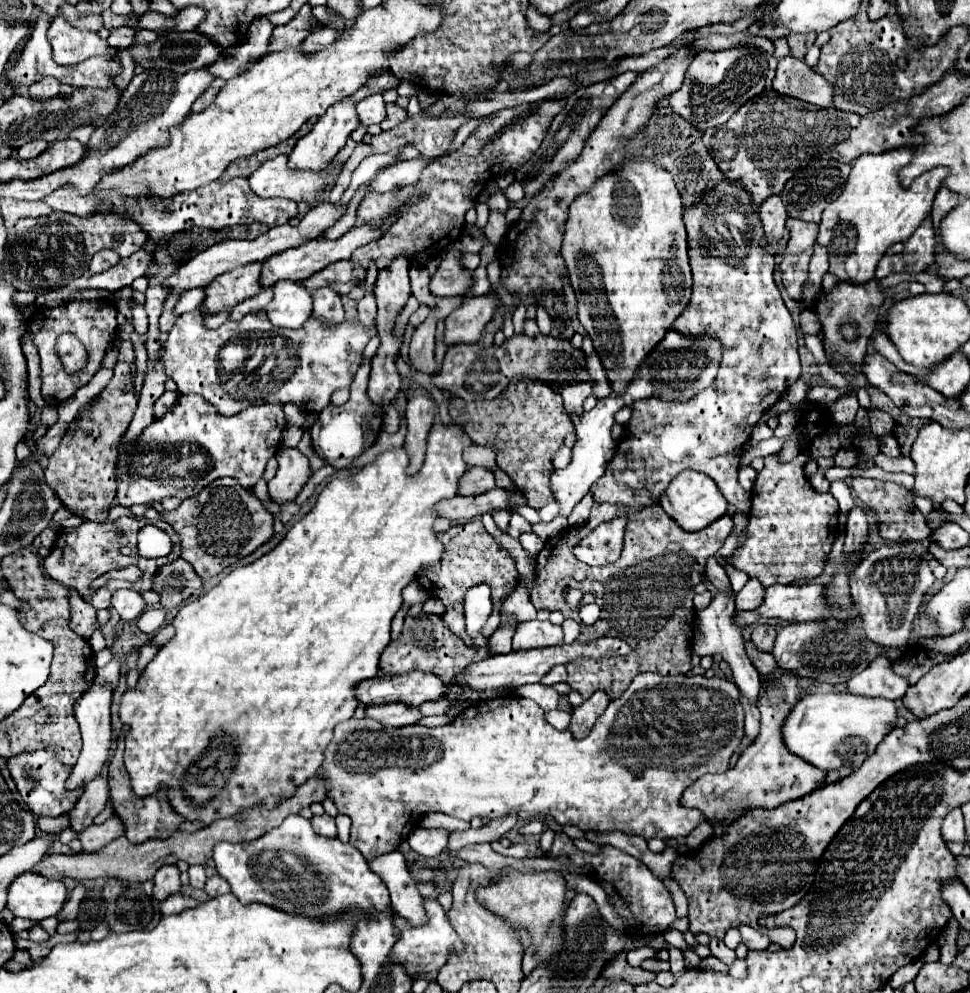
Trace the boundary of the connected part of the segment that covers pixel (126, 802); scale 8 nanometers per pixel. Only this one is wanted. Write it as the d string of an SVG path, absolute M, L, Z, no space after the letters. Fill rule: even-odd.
M125 731L121 733L121 739L119 739L119 747L111 759L111 765L109 765L109 787L111 787L111 799L113 799L113 809L115 813L123 819L125 823L125 829L127 829L127 839L133 843L133 845L139 845L139 843L145 843L147 839L167 839L173 831L177 831L177 827L183 823L183 817L179 817L169 801L167 801L167 791L159 791L147 799L139 799L133 791L131 791L131 785L129 785L129 775L125 771L125 765L123 765L123 735Z

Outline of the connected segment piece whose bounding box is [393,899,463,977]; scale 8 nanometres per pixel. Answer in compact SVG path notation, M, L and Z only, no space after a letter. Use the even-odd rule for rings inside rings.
M425 899L425 909L427 909L427 923L423 927L411 927L405 919L395 915L395 927L399 929L399 941L393 949L393 959L407 969L409 977L415 977L419 973L435 975L447 961L447 955L451 953L451 949L463 949L463 943L457 939L455 929L451 927L443 907L433 899Z

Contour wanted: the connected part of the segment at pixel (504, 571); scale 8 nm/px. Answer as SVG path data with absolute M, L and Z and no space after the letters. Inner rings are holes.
M473 519L465 525L453 525L451 529L447 529L445 533L439 533L437 539L443 543L443 555L437 563L425 565L419 571L417 581L423 585L423 589L439 599L445 605L445 613L441 615L443 623L465 641L465 645L471 645L471 637L465 631L465 619L463 619L463 595L465 591L471 587L471 581L483 581L493 589L493 613L487 619L487 623L483 625L481 635L483 637L491 637L493 631L499 627L499 609L501 609L501 599L507 595L507 591L511 591L511 587L515 587L515 583L519 581L519 573L515 567L515 561L511 561L508 551L501 549L495 539L485 531L483 523L479 519Z

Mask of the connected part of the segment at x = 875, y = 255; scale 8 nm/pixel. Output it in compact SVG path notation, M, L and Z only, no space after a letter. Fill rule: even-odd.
M913 149L885 151L883 155L861 155L853 165L843 193L837 201L829 203L819 223L817 243L829 253L829 273L839 281L867 283L875 279L879 259L893 243L909 239L921 221L931 213L935 193L947 175L945 167L933 169L913 181L909 189L903 189L897 171L913 159Z

